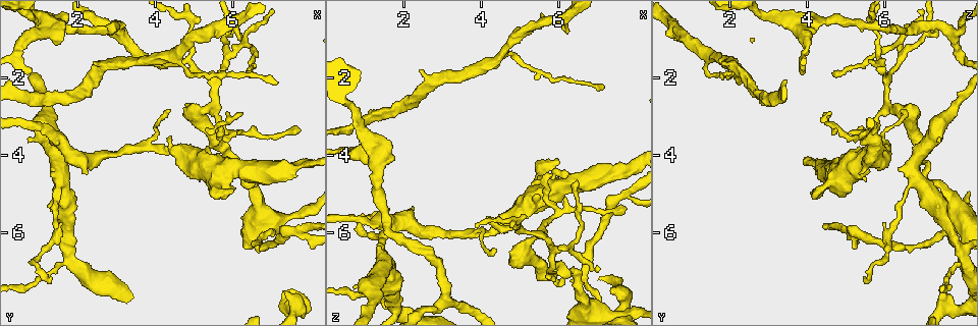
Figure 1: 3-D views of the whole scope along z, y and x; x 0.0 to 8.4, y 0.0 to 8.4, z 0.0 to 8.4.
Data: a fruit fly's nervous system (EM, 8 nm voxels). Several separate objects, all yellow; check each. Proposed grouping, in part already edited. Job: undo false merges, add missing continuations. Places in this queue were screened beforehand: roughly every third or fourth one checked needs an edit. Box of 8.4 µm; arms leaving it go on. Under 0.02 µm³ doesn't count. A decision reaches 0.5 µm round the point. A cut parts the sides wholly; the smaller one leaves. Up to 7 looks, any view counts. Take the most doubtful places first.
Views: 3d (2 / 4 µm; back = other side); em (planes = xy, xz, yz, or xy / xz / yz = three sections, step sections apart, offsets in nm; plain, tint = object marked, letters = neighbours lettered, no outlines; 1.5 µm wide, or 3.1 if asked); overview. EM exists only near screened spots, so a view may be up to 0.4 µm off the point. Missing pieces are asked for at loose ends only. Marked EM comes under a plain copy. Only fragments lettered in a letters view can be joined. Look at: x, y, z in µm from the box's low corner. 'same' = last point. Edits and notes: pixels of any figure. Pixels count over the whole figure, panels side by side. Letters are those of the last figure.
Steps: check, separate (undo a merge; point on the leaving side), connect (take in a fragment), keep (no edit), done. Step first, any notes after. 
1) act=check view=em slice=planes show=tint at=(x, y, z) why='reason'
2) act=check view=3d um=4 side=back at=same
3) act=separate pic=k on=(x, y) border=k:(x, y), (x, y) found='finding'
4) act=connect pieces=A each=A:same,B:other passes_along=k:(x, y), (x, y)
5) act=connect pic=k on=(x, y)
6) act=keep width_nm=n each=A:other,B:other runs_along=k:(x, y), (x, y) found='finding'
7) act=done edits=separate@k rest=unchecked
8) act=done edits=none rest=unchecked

act=check view=em slice=yz step=4 show=tint at=(7.10, 5.85, 7.95) why='thick turns thin'

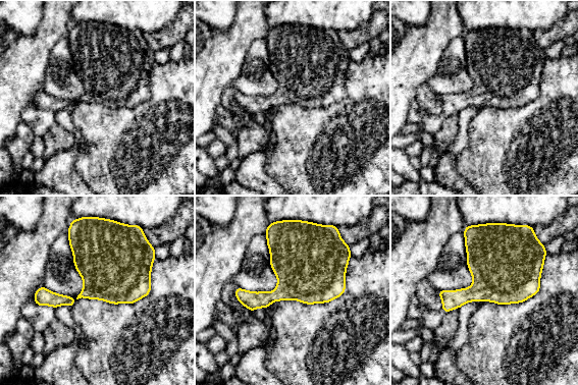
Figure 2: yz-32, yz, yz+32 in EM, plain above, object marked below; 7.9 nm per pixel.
act=check view=em slice=planes show=letters at=same

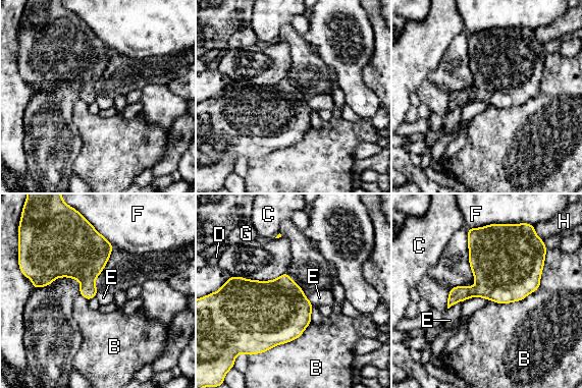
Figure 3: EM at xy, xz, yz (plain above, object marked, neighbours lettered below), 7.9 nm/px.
act=keep width_nm=220 each=B:other,C:other,D:other,E:other,F:other,G:other,H:other border=3:(301, 288), (304, 295), (313, 305) found='all the same neuron'

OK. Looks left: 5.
act=check view=em slice=xz step=8 show=letters at=(7.70, 7.90, 7.60) why='abrupt turn'

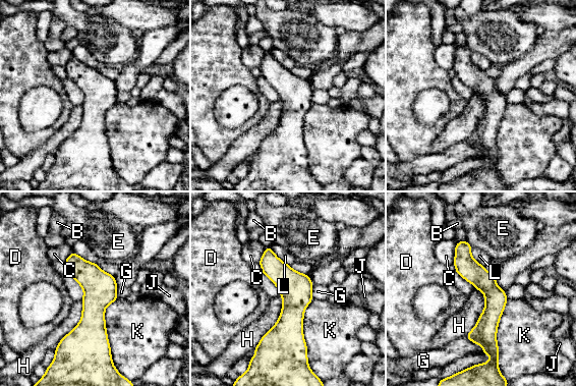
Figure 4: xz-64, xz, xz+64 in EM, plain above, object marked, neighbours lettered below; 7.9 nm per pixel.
act=check view=em slice=planes show=letters at=same

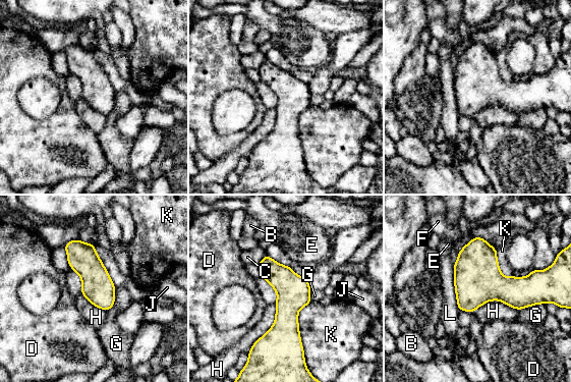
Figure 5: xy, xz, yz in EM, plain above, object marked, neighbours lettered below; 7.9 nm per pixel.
act=keep width_nm=260 longest_contact=K:460nm each=B:other,C:other,D:other,E:other,F:other,G:other,H:other,J:other,K:other,L:other found='one neuron here'

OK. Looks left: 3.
act=check view=em slice=xy step=8 show=tint at=(6.30, 2.90, 4.45) why='an open end'

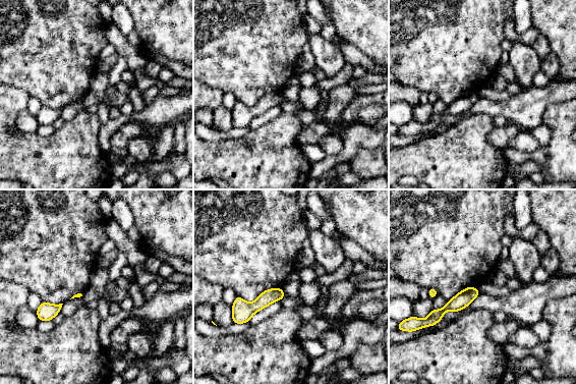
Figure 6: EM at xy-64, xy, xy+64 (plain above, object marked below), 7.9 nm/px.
act=check view=em slice=planes show=letters at=same why='cut it another way'

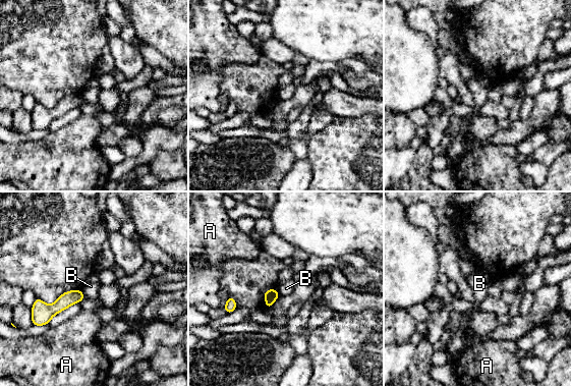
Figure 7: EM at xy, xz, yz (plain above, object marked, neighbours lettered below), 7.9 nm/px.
act=keep width_nm=100 each=A:other,B:other border=7:(80, 289), (84, 296) found='no lettered fragment goes on from it'

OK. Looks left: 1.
act=done edits=none rest=unchecked

